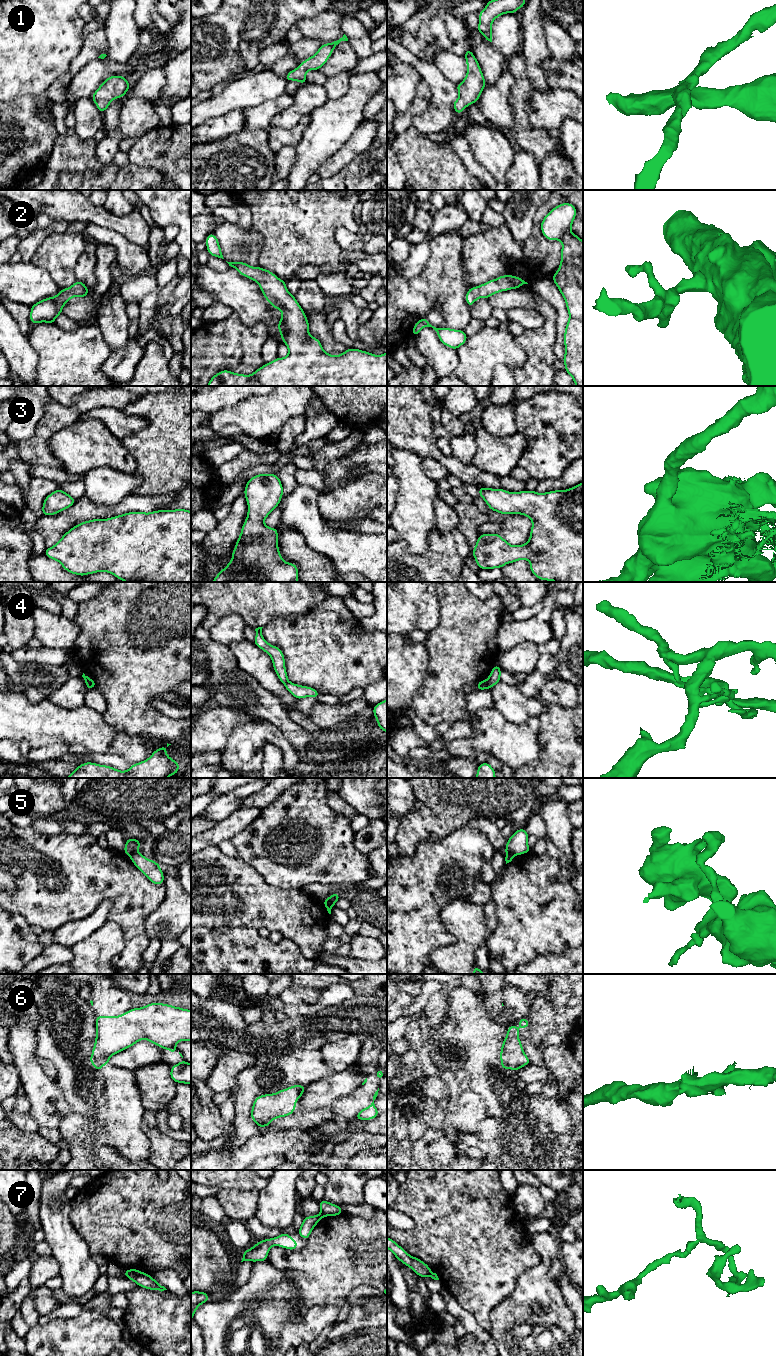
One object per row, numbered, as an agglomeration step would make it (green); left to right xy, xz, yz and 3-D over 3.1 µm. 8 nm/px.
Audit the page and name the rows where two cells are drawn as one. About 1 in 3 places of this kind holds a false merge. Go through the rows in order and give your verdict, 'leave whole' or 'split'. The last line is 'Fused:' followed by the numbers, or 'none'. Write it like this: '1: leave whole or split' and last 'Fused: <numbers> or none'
1: leave whole
2: leave whole
3: leave whole
4: split
5: split
6: leave whole
7: split
Fused: 4, 5, 7

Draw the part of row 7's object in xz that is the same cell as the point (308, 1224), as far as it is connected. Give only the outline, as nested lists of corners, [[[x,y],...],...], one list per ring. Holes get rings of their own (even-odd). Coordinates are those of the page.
[[[320,1213],[318,1215],[313,1215],[310,1217],[304,1216],[301,1227],[298,1230],[299,1235],[307,1241],[309,1235],[311,1234],[314,1227],[317,1225],[318,1221],[323,1219],[324,1217],[325,1215],[323,1213]]]

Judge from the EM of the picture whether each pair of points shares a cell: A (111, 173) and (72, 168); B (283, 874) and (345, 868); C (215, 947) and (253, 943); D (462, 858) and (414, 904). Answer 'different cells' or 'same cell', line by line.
A: same cell
B: same cell
C: same cell
D: same cell

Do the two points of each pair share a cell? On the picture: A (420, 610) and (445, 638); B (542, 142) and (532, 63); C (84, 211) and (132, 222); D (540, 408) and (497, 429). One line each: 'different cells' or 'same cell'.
A: different cells
B: different cells
C: same cell
D: different cells

